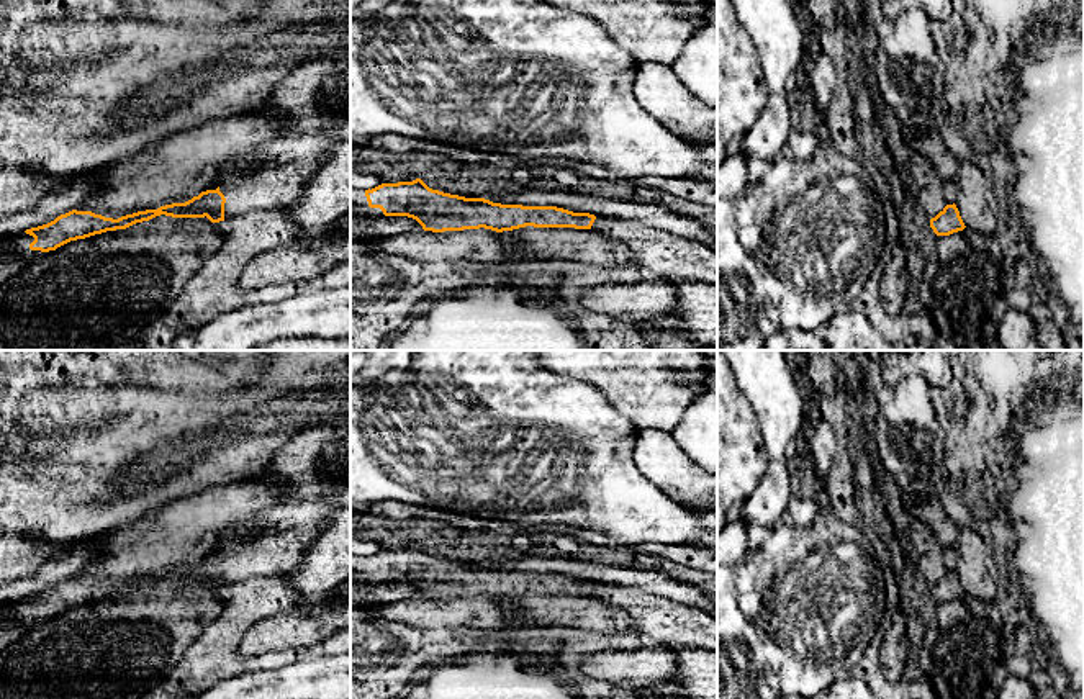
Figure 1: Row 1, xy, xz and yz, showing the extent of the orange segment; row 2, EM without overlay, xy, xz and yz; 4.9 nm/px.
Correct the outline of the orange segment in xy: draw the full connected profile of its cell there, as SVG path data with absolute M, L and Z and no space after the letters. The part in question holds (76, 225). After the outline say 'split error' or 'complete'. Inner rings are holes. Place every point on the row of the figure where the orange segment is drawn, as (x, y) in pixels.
M326 136L280 138L262 149L262 164L255 170L247 175L231 172L219 185L185 203L138 211L118 219L72 210L47 224L0 237L0 262L18 259L34 262L43 252L56 250L70 241L126 229L160 214L206 216L211 223L219 223L259 208L285 208L298 198L303 183L316 172L319 159L334 146L336 142Z; split error

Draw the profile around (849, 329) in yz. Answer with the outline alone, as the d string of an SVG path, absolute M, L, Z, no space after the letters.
M845 308L819 331L829 350L896 350L860 311Z

